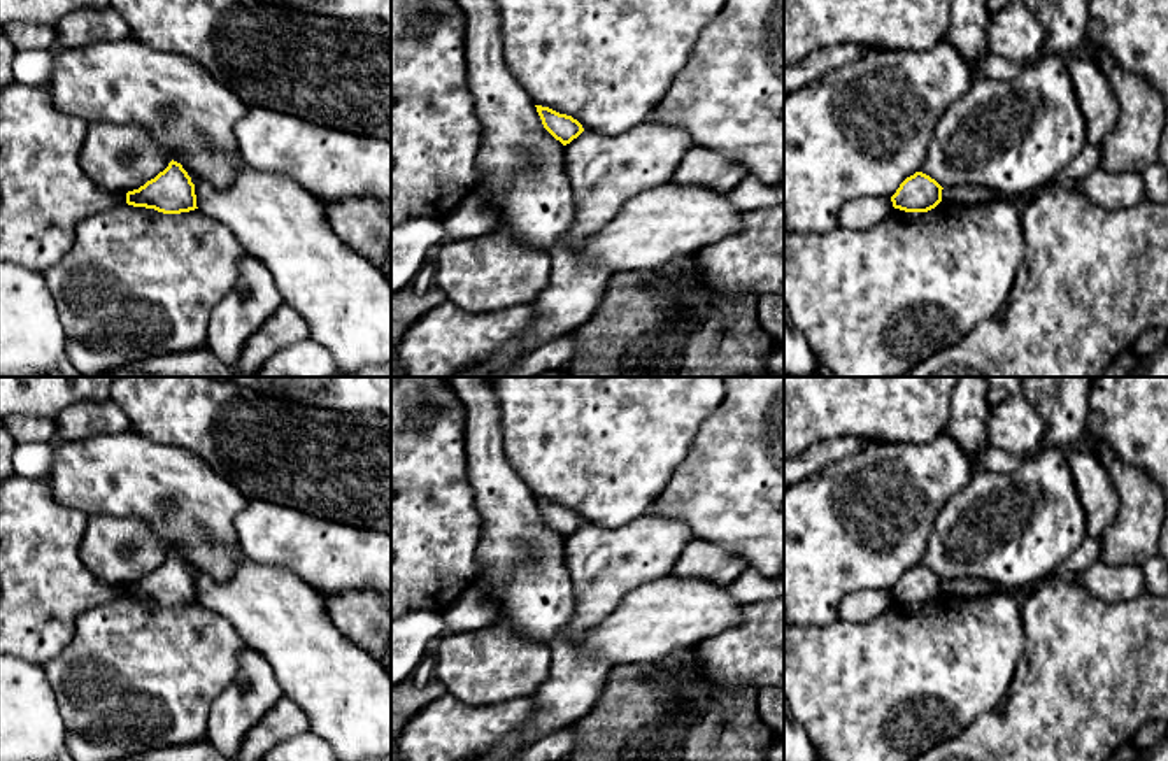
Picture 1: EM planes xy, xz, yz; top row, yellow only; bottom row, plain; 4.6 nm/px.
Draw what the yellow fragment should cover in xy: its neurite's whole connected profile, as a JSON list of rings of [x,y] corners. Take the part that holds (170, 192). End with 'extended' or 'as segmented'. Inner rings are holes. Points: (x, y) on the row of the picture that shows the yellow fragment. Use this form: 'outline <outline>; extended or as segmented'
outline [[[12,82],[0,91],[0,261],[42,274],[70,251],[84,217],[123,203],[163,214],[198,209],[195,184],[174,160],[154,179],[126,195],[95,184],[79,165],[86,130],[86,121],[56,109],[47,86]]]; extended

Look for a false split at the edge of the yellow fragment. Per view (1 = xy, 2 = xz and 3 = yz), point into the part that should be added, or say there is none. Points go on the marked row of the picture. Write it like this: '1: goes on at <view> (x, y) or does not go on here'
1: goes on at xy (44, 193)
2: does not go on here
3: does not go on here

